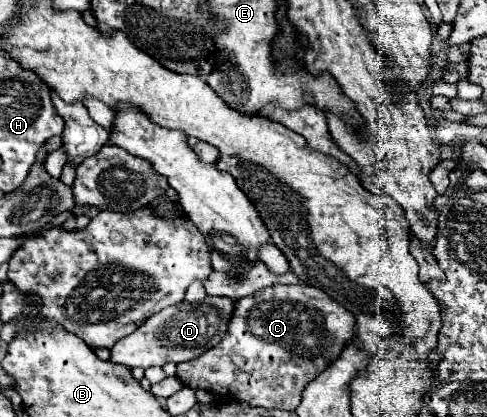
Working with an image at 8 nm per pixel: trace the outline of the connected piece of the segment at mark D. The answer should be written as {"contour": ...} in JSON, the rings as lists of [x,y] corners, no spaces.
{"contour":[[[207,297],[203,303],[187,303],[181,301],[173,307],[163,309],[161,313],[147,319],[141,327],[137,327],[129,337],[123,337],[113,345],[111,361],[125,367],[153,367],[165,365],[169,361],[183,363],[199,357],[203,351],[215,347],[227,331],[229,319],[233,315],[233,299],[227,297]]]}

